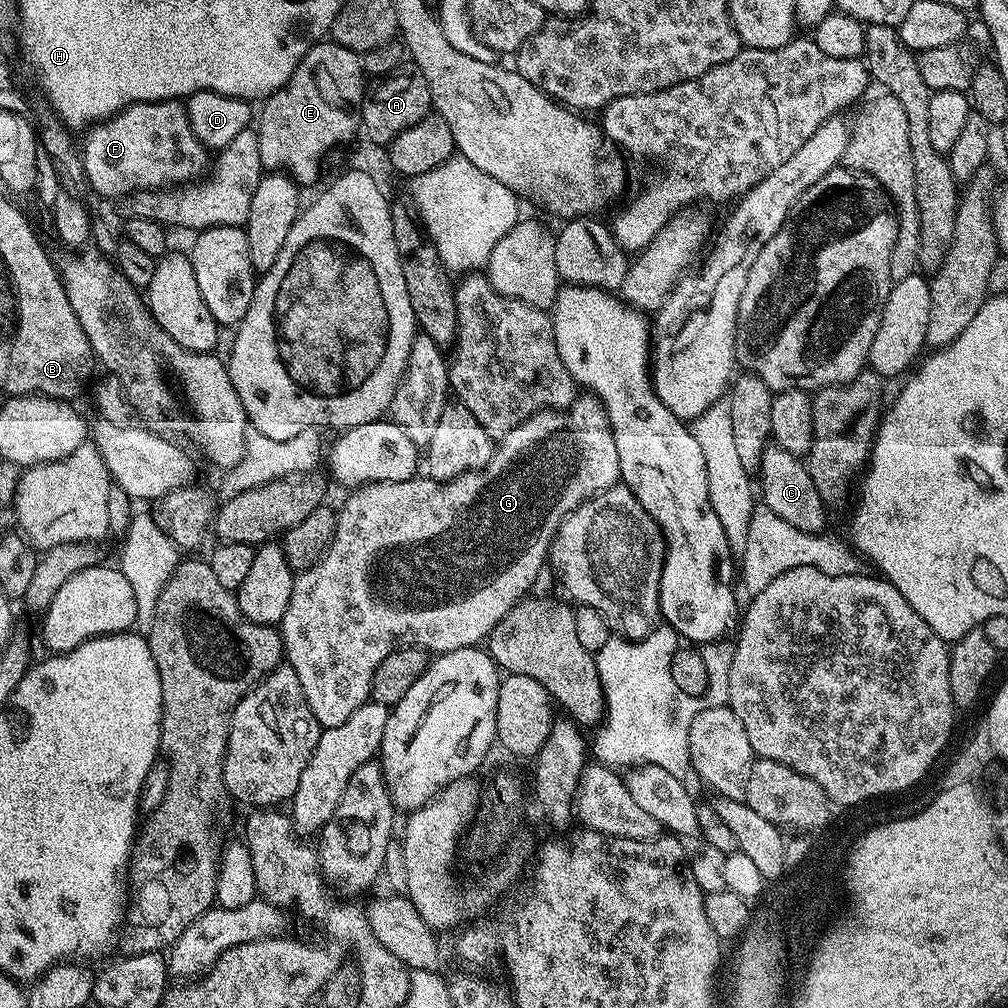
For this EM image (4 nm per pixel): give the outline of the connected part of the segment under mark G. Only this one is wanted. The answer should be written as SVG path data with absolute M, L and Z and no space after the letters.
M580 394L569 408L535 412L533 416L514 426L495 445L490 462L484 468L446 482L413 478L402 482L374 482L355 489L349 495L352 497L344 505L339 505L334 538L322 558L305 572L295 573L290 590L290 606L286 606L286 614L278 625L278 631L284 640L286 662L294 670L294 674L298 674L298 682L302 682L302 694L306 694L306 702L321 729L342 726L342 722L346 722L346 718L350 718L350 714L354 714L358 706L369 703L371 680L378 664L397 648L419 646L439 654L479 645L494 630L494 626L498 626L498 622L506 618L509 610L531 593L528 591L535 586L540 571L546 568L552 539L556 537L561 520L567 518L579 504L583 504L591 496L597 496L619 483L618 446L614 446L614 434L606 410L596 396Z

